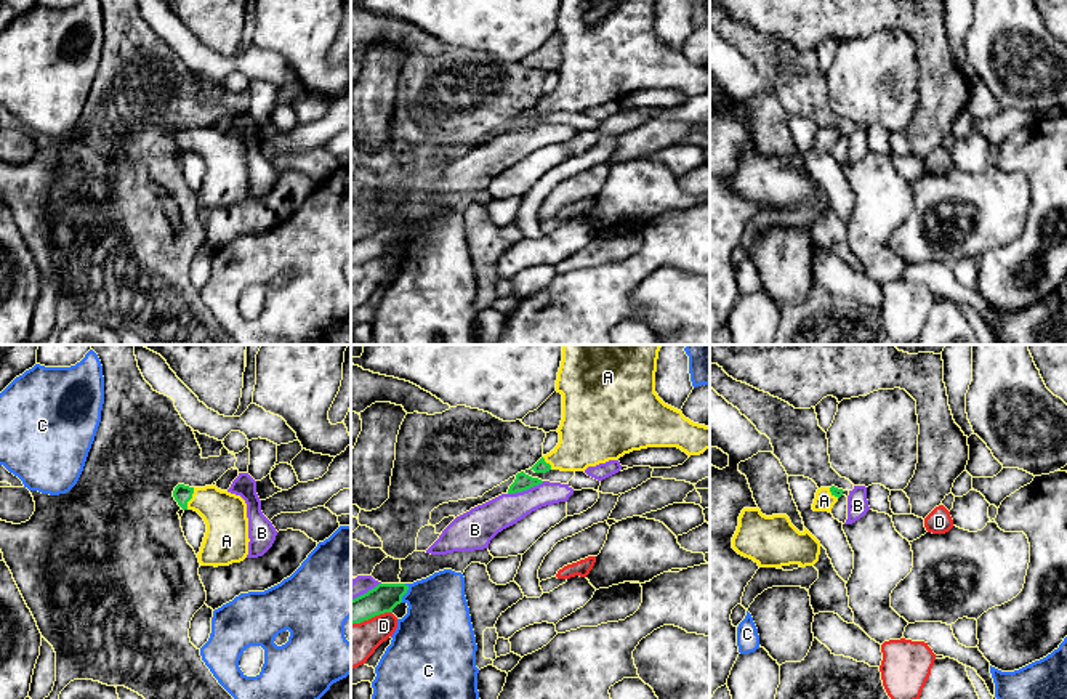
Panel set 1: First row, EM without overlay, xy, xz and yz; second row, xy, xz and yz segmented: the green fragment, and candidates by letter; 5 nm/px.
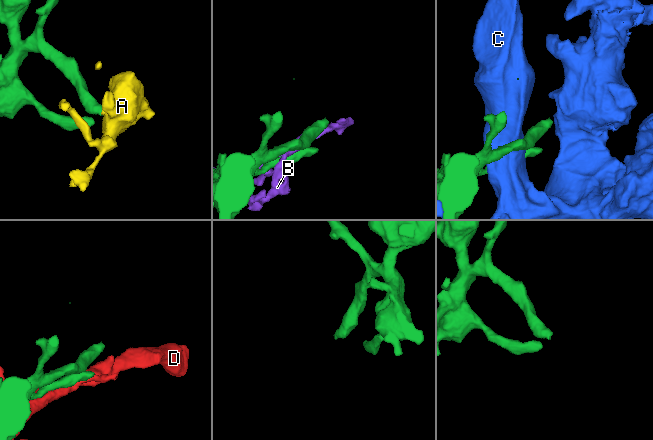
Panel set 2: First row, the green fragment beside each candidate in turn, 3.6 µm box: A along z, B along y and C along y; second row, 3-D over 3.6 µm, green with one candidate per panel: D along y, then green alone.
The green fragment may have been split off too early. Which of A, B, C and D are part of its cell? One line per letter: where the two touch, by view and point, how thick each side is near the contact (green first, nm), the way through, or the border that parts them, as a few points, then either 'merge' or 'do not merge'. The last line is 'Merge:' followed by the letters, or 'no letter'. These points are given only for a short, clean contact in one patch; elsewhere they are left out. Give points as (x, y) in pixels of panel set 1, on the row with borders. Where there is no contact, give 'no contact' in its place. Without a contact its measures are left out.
A: xy (191, 497) | 90/220 nm | across xy (183, 494), (191, 497), (207, 501), (225, 513) | merge
B: xz (526, 489) | 90/170 nm | do not merge
C: xz (406, 592) | 140/360 nm | do not merge
D: xz (370, 618) | 140/220 nm | do not merge
Merge: A

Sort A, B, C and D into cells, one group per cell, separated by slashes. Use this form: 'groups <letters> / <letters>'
groups A / B / C / D

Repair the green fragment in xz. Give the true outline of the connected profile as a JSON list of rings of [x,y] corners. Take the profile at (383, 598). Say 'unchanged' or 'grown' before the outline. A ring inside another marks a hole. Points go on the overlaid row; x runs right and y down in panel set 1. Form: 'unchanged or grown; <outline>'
unchanged; [[[378,584],[367,593],[351,600],[351,624],[360,624],[375,616],[393,612],[407,593],[405,584]]]

